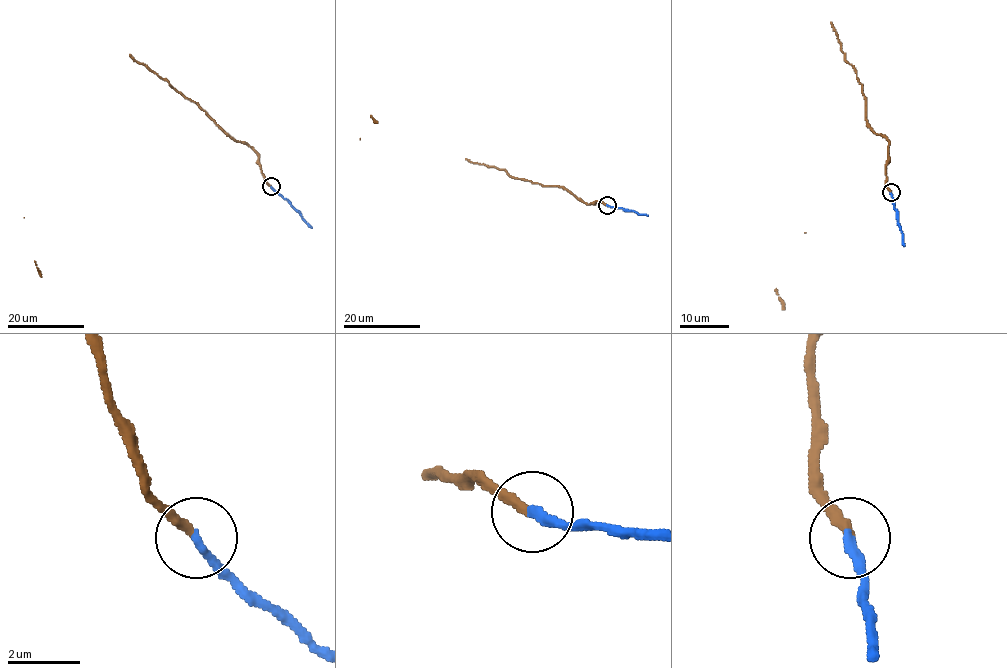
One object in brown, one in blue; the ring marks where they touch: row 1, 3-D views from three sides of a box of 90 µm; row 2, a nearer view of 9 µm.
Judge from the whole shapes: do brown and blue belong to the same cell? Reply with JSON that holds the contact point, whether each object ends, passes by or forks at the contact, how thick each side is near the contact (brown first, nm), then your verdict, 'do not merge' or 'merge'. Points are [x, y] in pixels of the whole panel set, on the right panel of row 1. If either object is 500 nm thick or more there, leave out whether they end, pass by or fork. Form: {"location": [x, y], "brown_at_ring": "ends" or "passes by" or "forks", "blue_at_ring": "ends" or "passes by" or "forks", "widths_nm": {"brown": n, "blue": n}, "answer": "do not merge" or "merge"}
{"location": [891, 192], "brown_at_ring": "ends", "blue_at_ring": "ends", "widths_nm": {"brown": 280, "blue": 280}, "answer": "do not merge"}

